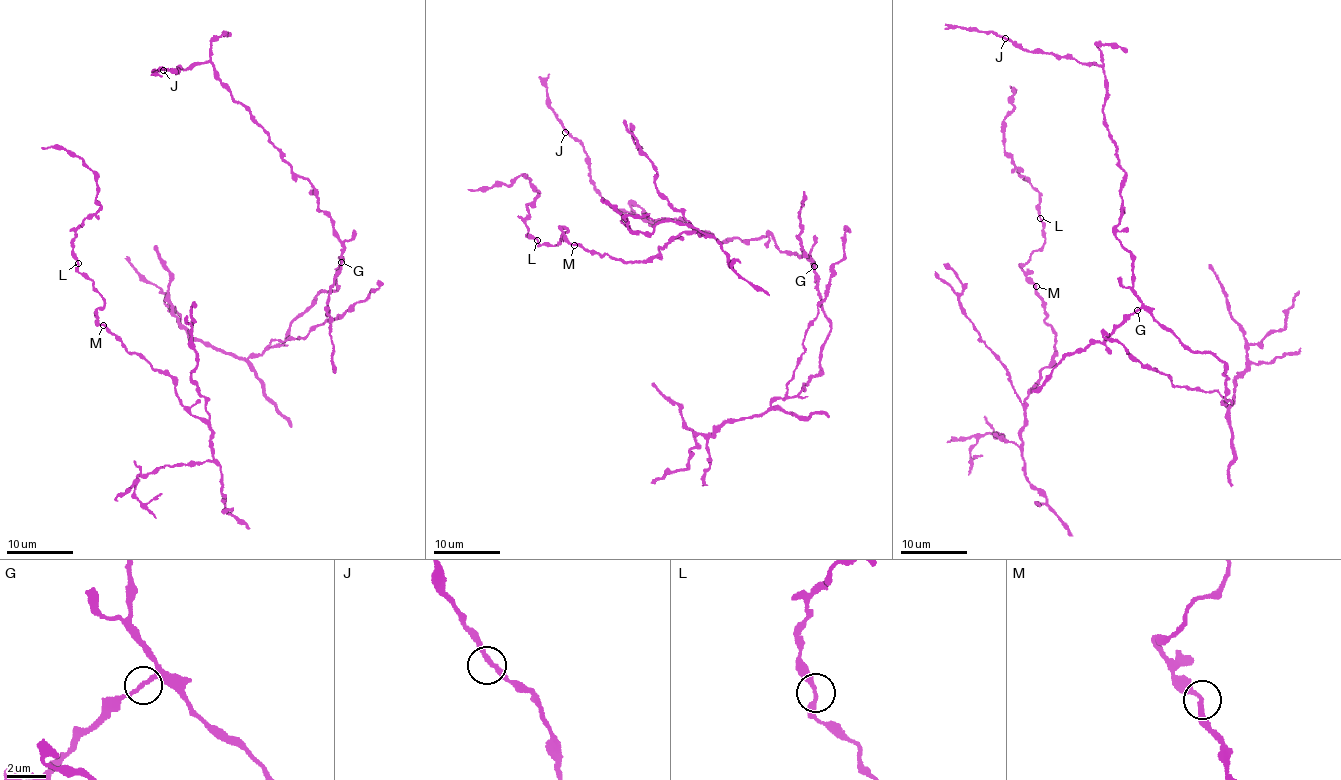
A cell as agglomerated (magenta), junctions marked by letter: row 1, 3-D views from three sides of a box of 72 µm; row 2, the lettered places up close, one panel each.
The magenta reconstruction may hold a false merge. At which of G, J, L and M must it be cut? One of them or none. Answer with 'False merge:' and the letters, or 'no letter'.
False merge: no letter

